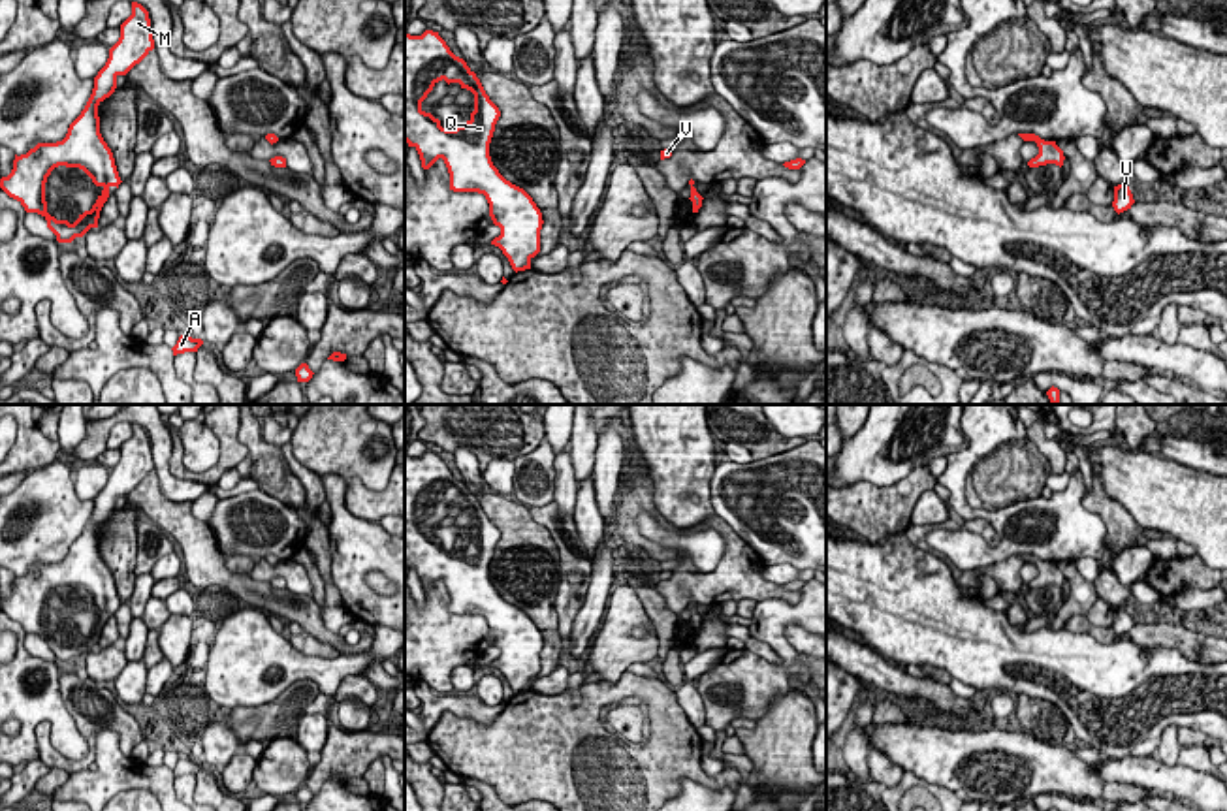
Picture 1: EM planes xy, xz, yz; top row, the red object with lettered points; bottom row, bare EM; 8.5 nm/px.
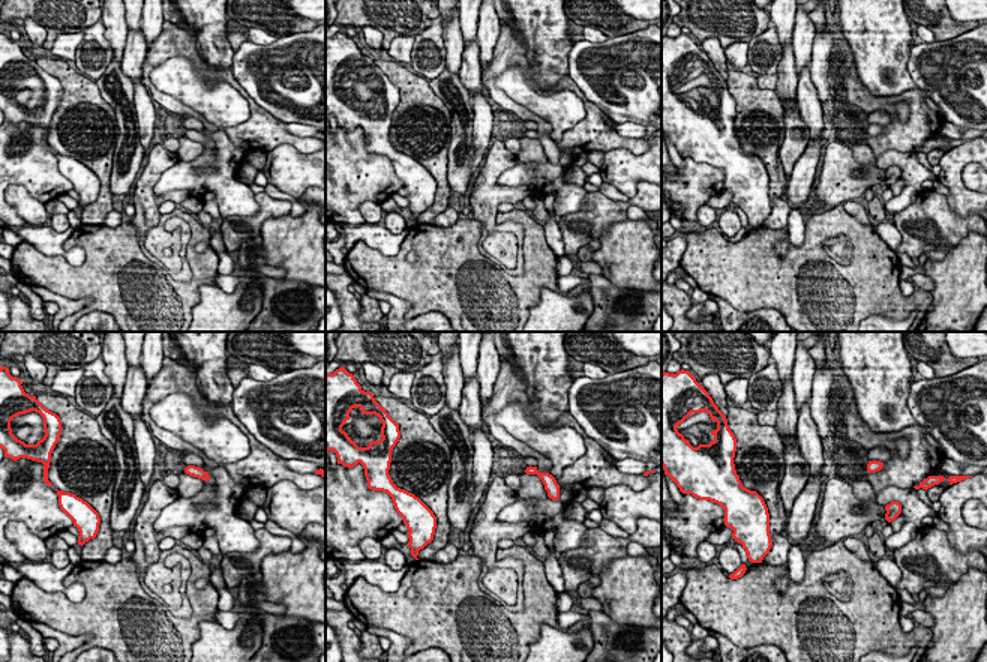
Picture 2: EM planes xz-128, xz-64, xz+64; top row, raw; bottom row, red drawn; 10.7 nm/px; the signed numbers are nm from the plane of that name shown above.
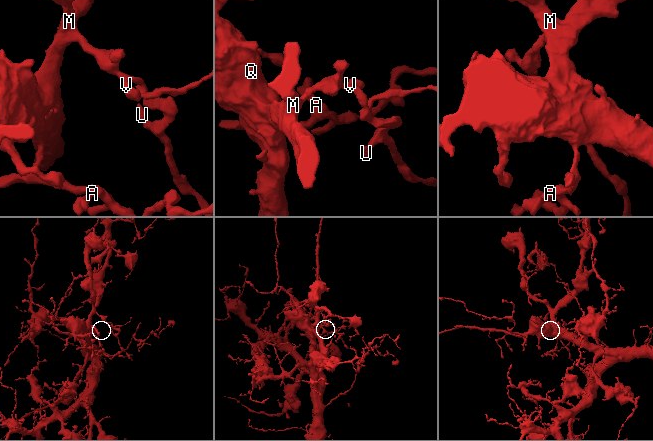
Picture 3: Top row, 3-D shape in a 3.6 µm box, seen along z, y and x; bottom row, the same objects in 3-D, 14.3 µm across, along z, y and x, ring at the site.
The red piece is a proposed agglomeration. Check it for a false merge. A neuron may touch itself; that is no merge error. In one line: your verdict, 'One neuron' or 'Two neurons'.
One neuron

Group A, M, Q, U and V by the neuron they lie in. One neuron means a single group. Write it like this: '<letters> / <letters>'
A M Q U V

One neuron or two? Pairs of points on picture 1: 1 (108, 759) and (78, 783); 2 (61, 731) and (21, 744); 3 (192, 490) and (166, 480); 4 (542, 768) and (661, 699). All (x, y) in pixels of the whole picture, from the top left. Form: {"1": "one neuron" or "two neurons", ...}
{"1": "one neuron", "2": "one neuron", "3": "one neuron", "4": "one neuron"}

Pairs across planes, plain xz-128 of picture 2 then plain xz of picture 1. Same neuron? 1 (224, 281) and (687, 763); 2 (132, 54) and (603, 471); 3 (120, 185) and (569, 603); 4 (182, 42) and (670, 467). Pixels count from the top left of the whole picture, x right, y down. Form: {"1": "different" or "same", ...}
{"1": "different", "2": "different", "3": "same", "4": "different"}

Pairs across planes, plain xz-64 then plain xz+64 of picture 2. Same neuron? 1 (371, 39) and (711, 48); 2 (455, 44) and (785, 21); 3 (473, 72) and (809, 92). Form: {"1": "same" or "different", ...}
{"1": "same", "2": "different", "3": "same"}

